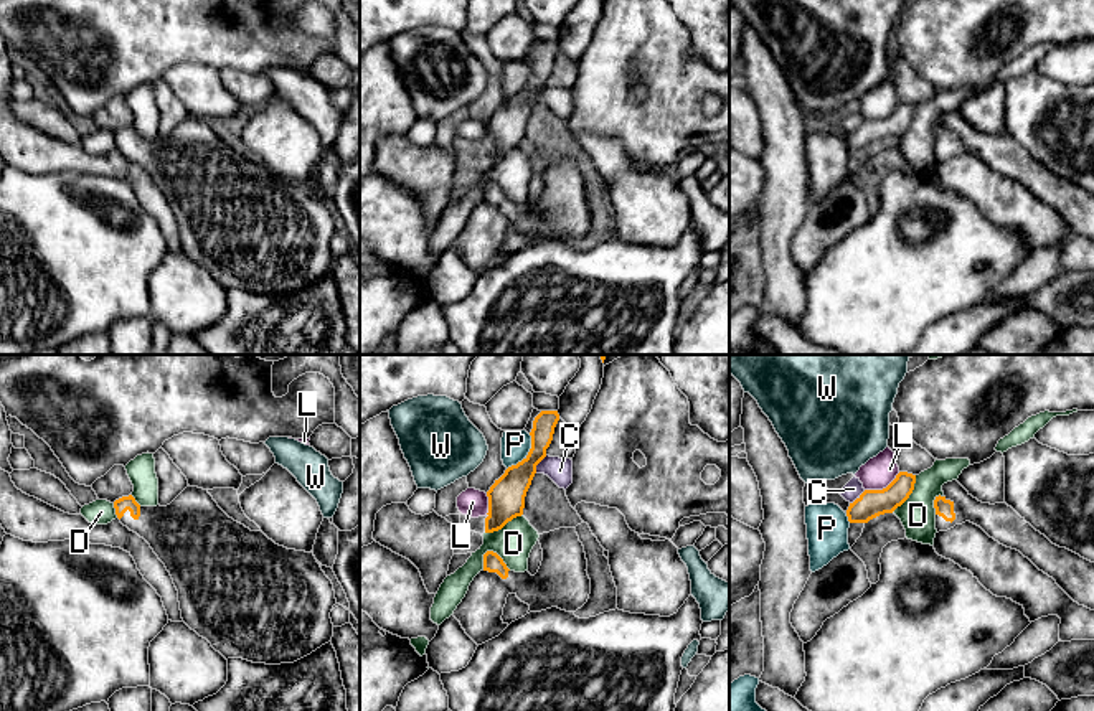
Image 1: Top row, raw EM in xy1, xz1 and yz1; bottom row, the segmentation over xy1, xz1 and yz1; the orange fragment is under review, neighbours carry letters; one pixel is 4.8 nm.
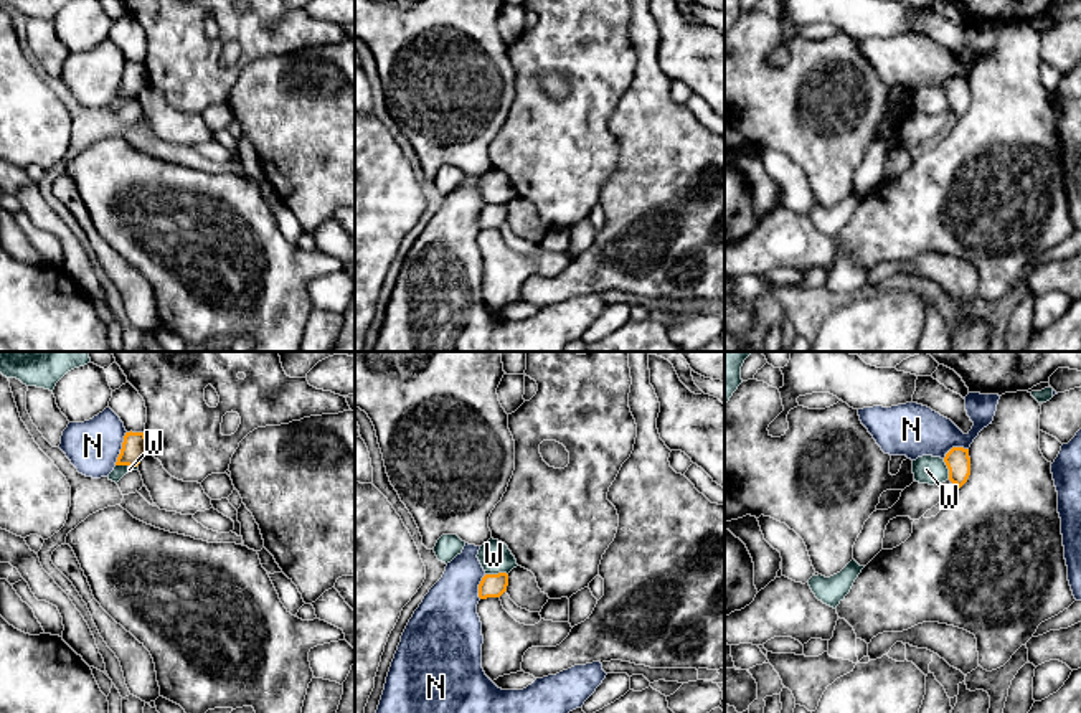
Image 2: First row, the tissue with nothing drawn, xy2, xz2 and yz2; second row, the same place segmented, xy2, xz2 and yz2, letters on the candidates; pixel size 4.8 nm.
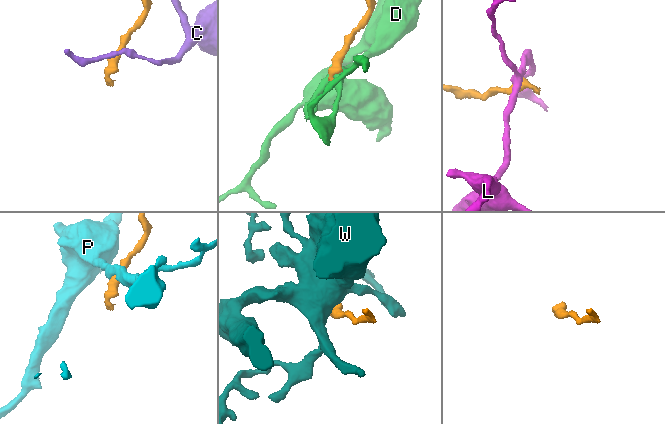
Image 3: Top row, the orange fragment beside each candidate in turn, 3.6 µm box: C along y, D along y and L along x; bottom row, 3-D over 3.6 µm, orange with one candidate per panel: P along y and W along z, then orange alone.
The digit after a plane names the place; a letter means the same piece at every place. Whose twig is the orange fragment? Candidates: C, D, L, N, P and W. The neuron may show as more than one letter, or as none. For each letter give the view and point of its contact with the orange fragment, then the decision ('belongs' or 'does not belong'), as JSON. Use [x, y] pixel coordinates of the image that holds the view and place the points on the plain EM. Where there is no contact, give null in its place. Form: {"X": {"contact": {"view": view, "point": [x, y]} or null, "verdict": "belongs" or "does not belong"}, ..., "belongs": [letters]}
{"C": {"contact": {"view": "xz1", "point": [538, 93]}, "verdict": "does not belong"}, "D": {"contact": {"view": "xz1", "point": [497, 185]}, "verdict": "does not belong"}, "L": {"contact": {"view": "yz1", "point": [883, 119]}, "verdict": "does not belong"}, "N": {"contact": {"view": "xy2", "point": [122, 78]}, "verdict": "does not belong"}, "P": {"contact": {"view": "xz1", "point": [528, 84]}, "verdict": "does not belong"}, "W": {"contact": {"view": "xy2", "point": [127, 94]}, "verdict": "does not belong"}, "belongs": []}

